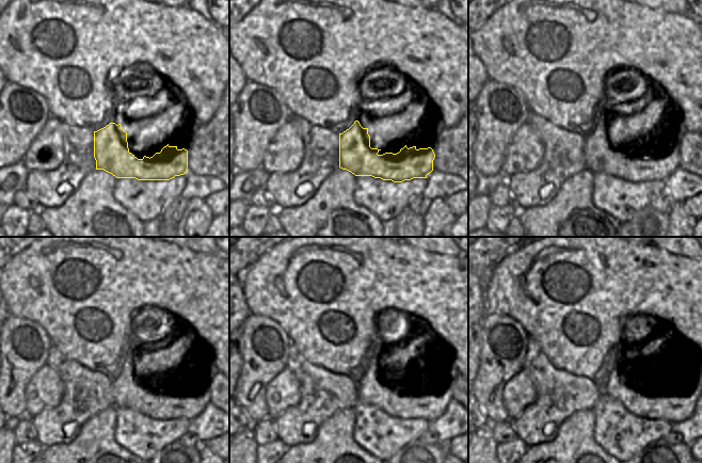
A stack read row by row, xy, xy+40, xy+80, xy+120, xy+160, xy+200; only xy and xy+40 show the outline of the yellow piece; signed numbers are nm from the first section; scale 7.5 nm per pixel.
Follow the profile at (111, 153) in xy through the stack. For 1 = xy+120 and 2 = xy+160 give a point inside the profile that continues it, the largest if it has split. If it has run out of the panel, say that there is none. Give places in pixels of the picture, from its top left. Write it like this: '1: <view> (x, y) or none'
1: xy+120 (130, 392)
2: xy+160 (397, 401)

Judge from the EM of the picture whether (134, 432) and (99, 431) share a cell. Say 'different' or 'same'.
different

